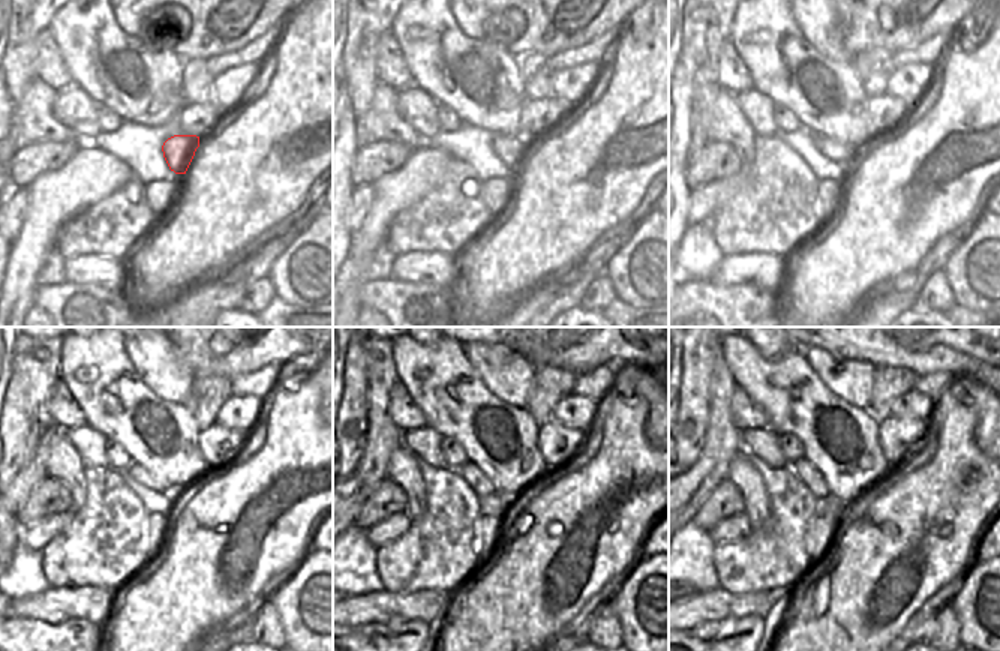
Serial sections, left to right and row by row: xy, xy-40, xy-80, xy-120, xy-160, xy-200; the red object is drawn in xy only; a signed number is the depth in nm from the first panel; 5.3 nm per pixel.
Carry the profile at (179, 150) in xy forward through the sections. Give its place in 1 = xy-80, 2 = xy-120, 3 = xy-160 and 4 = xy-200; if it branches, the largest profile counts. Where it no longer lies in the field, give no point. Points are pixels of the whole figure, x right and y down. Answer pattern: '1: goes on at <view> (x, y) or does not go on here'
1: goes on at xy-80 (846, 156)
2: goes on at xy-120 (137, 471)
3: goes on at xy-160 (473, 474)
4: goes on at xy-200 (802, 468)

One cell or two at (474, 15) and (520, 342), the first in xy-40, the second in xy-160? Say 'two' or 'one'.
two

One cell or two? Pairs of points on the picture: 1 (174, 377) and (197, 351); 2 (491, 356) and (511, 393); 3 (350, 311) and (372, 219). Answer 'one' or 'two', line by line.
1: two
2: one
3: one

